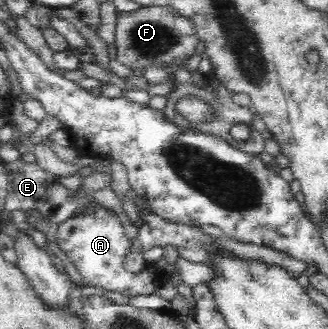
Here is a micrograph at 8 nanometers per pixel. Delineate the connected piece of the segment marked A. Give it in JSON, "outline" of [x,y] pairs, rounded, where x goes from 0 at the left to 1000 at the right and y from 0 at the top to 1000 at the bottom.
{"outline":[[[280,626],[180,684],[177,748],[238,821],[250,866],[311,872],[329,884],[360,888],[387,906],[463,897],[479,869],[470,860],[476,833],[460,809],[430,833],[402,833],[372,809],[372,781],[399,739],[409,736],[384,720],[378,687],[363,663],[323,632],[299,638]]]}

